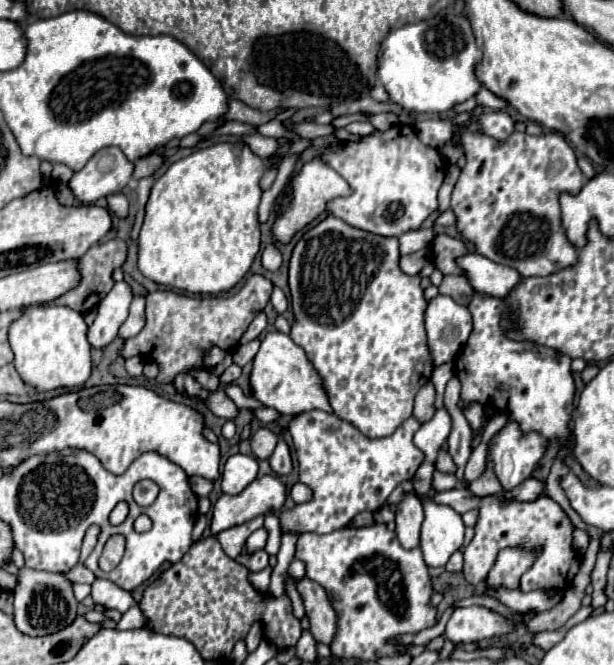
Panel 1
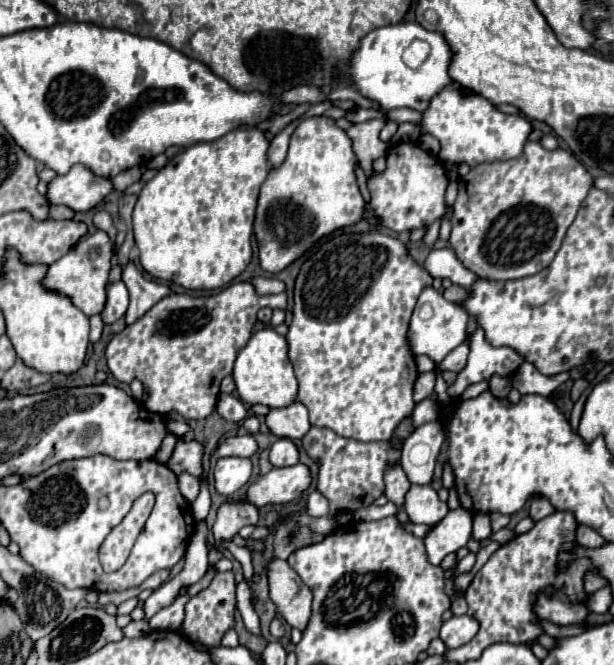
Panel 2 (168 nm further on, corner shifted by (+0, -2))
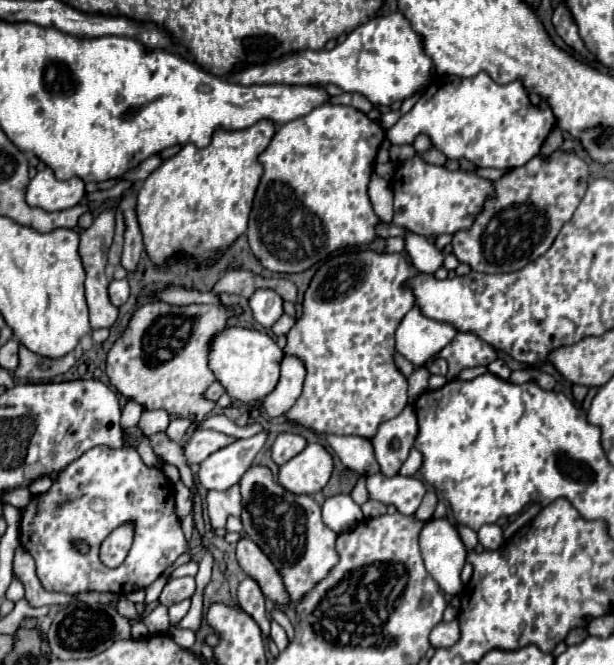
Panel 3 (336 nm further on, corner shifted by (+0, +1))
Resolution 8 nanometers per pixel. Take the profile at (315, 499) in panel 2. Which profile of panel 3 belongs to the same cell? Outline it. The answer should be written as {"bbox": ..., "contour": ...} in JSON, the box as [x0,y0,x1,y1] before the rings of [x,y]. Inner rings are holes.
{"bbox":[323,495,363,535],"contour":[[[335,495],[323,503],[323,523],[337,535],[349,533],[359,521],[363,521],[363,513],[351,495]]]}

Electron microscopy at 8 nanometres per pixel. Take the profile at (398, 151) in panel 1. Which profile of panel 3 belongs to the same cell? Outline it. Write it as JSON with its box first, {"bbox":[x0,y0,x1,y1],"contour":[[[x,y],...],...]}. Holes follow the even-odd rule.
{"bbox":[393,155,493,237],"contour":[[[419,155],[403,161],[393,177],[395,217],[393,225],[415,231],[423,237],[437,237],[443,233],[455,235],[469,229],[475,217],[483,211],[485,201],[493,195],[493,183],[469,171],[447,171],[439,165],[425,163]]]}

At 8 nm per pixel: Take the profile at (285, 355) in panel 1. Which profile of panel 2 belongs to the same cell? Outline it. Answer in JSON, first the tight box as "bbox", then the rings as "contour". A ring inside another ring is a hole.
{"bbox":[233,328,297,408],"contour":[[[261,328],[257,330],[247,346],[239,352],[235,366],[233,366],[233,378],[239,396],[247,404],[265,404],[269,408],[285,408],[297,400],[297,378],[293,374],[293,364],[287,356],[289,344],[285,336],[277,334],[273,328]]]}

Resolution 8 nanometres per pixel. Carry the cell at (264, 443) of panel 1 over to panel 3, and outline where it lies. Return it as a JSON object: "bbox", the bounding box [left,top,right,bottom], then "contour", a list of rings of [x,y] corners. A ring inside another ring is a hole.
{"bbox":[183,431,235,465],"contour":[[[195,431],[191,435],[191,439],[185,443],[183,447],[183,455],[187,459],[187,465],[197,465],[201,463],[207,455],[215,453],[217,449],[225,447],[227,443],[233,443],[235,439],[225,435],[225,433],[217,433],[217,431]]]}

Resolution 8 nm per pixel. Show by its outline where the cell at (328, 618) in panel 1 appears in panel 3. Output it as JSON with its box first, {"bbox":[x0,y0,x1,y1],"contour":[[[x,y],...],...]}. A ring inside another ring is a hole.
{"bbox":[235,537,289,605],"contour":[[[241,537],[235,555],[241,569],[259,583],[265,597],[269,597],[277,605],[289,601],[287,591],[283,591],[283,581],[279,579],[279,571],[275,571],[273,563],[263,555],[263,551],[251,539]]]}

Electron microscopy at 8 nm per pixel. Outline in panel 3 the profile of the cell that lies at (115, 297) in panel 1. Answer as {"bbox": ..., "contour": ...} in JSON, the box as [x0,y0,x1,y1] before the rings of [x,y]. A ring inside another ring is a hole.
{"bbox":[109,279,129,307],"contour":[[[115,279],[109,285],[109,297],[111,297],[111,303],[121,307],[127,301],[127,297],[129,297],[129,283],[127,283],[127,279],[121,279],[121,281]]]}

